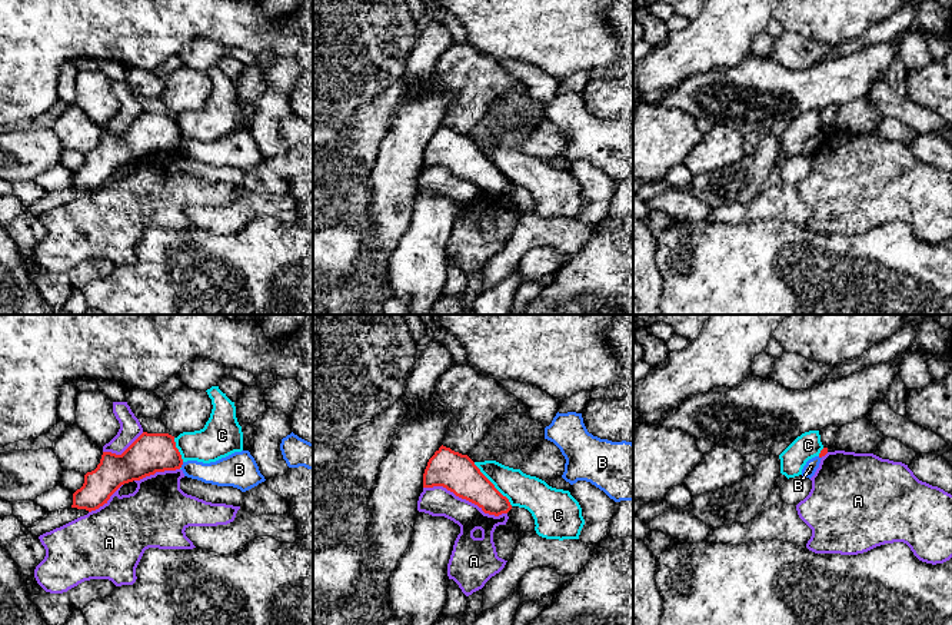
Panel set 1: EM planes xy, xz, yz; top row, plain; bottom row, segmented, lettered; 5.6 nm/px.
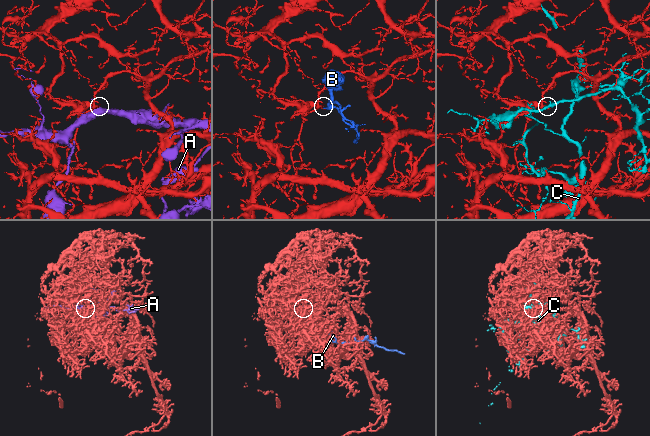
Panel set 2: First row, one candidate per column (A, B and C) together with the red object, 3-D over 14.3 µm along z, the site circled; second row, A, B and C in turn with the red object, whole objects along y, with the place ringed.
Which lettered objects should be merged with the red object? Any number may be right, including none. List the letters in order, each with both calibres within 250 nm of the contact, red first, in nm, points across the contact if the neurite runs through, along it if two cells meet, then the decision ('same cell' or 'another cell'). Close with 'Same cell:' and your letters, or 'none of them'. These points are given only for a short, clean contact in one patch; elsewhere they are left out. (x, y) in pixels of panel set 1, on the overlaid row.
A: calibres 220 and 170 nm; another cell
B: calibres 220 and 160 nm; border xy (183, 462), (180, 466); another cell
C: calibres 220 and 190 nm; another cell
Same cell: none of them

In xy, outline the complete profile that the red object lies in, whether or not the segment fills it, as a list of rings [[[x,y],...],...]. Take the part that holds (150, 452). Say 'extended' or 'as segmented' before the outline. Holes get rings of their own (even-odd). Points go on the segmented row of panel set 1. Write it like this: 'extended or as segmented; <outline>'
as segmented; [[[143,432],[122,455],[103,452],[100,463],[84,475],[84,483],[73,493],[71,508],[99,509],[124,483],[156,472],[176,471],[183,465],[174,436]]]

